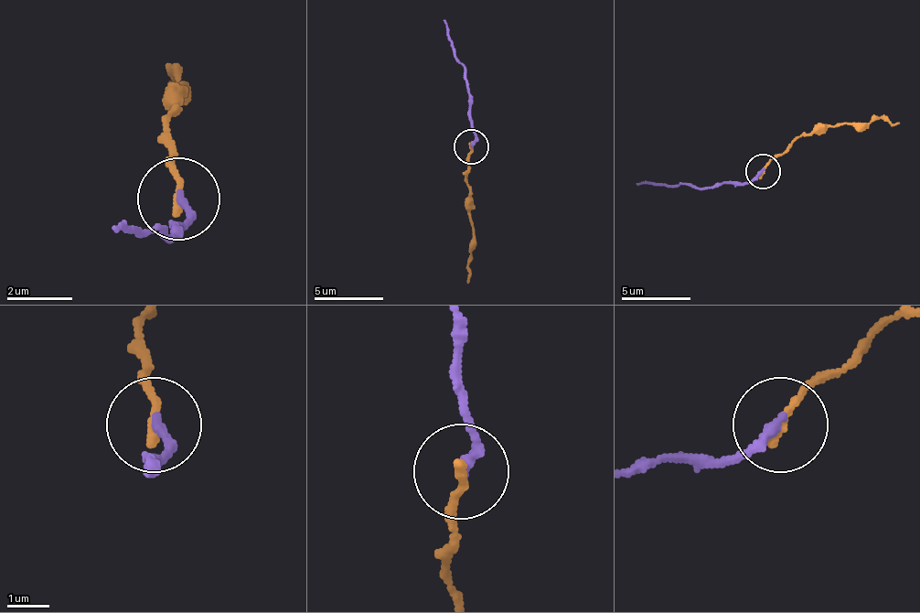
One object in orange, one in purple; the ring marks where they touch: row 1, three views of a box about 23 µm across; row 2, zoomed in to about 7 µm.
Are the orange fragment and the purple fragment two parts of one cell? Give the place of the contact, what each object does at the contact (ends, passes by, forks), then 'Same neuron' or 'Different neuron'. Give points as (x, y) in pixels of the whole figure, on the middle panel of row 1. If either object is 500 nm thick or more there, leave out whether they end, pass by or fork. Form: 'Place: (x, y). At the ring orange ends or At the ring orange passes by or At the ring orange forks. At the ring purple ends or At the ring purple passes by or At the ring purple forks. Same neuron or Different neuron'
Place: (471, 146). At the ring orange ends. At the ring purple ends. Same neuron

